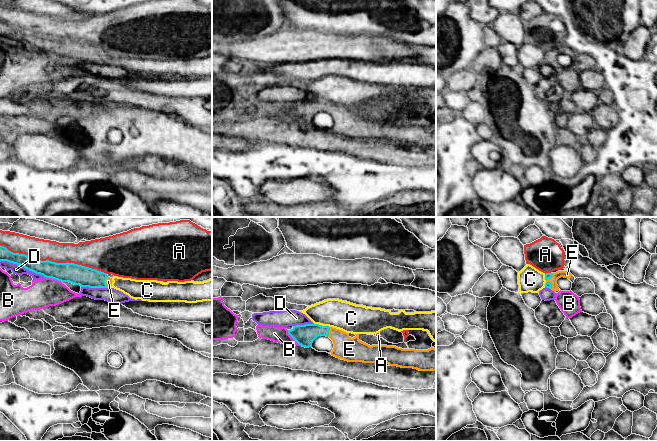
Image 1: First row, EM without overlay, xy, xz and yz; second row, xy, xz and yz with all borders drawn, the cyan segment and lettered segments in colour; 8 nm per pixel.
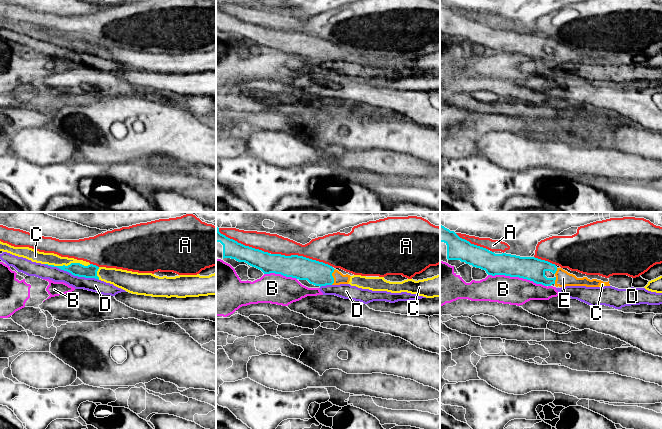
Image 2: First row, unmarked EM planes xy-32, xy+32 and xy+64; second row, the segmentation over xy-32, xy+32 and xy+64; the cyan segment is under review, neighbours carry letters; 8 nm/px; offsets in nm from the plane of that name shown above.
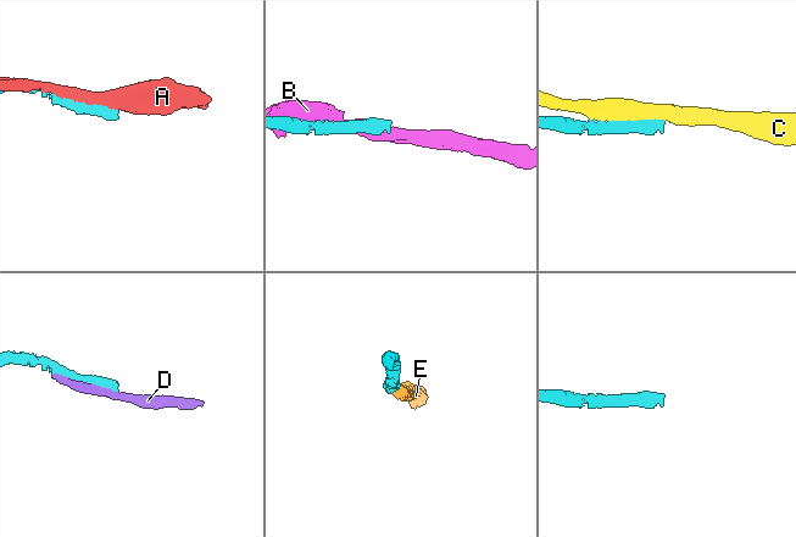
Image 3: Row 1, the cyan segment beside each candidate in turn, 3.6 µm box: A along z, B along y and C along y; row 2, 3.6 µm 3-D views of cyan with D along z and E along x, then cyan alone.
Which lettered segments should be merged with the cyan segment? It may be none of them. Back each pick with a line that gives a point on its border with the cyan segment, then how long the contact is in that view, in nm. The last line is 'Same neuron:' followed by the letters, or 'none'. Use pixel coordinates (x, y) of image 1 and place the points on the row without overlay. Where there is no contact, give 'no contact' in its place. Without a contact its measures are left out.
E: contact xz (328, 108); length 80 nm
Same neuron: E

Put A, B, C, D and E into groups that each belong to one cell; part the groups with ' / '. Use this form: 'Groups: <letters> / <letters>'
Groups: A / B / C / D / E

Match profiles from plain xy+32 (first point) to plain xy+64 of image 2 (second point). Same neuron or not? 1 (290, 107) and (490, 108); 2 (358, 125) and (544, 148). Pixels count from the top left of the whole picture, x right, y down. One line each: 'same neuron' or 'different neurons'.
1: same neuron
2: different neurons

